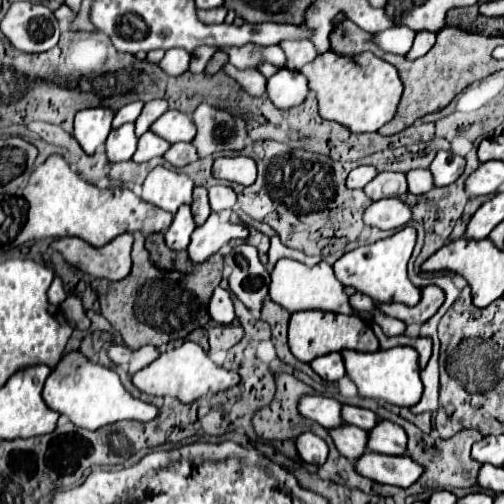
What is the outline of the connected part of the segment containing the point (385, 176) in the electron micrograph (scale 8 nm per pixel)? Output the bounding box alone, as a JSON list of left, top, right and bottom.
[363,172,407,200]

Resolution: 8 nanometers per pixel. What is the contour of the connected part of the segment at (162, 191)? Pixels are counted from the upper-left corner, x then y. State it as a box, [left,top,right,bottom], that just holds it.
[141,166,193,214]

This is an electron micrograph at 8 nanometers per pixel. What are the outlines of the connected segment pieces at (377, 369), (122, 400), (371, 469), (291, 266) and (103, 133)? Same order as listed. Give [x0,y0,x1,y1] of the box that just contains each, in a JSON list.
[[341,346,423,408],[43,352,159,430],[353,452,423,486],[269,258,355,314],[73,108,115,154]]

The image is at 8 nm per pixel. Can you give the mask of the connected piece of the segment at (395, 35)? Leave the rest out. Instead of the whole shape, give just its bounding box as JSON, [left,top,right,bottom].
[373,26,415,54]

